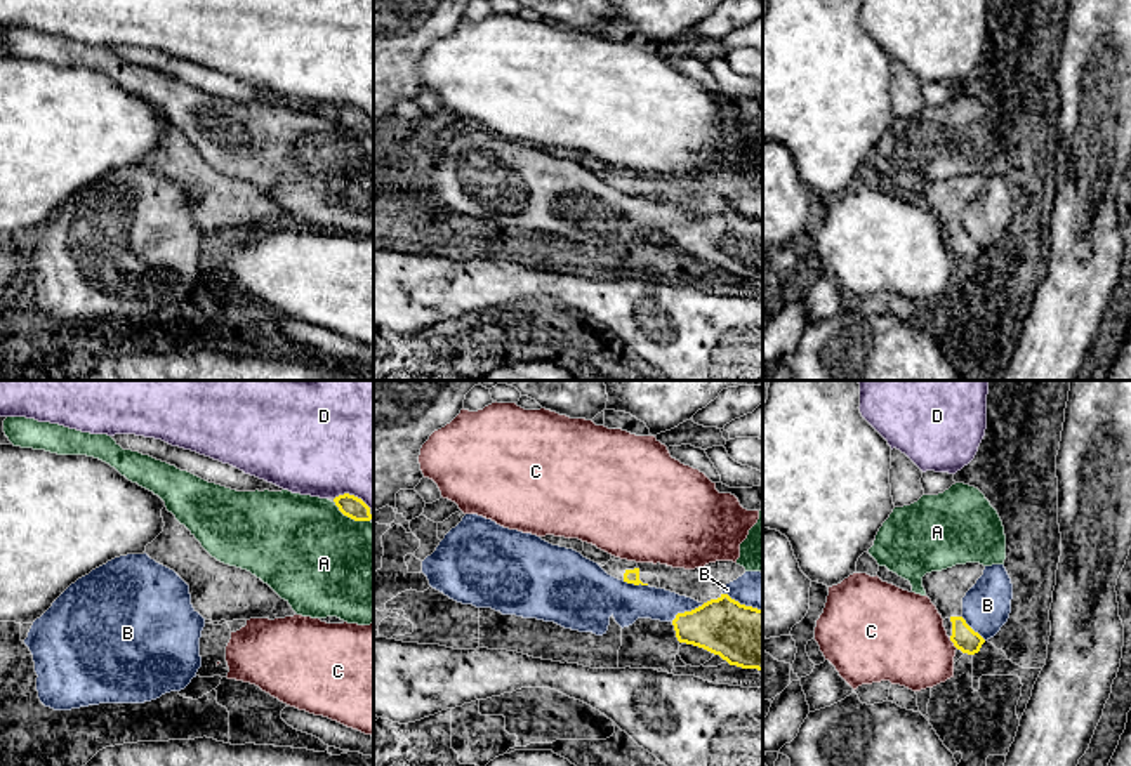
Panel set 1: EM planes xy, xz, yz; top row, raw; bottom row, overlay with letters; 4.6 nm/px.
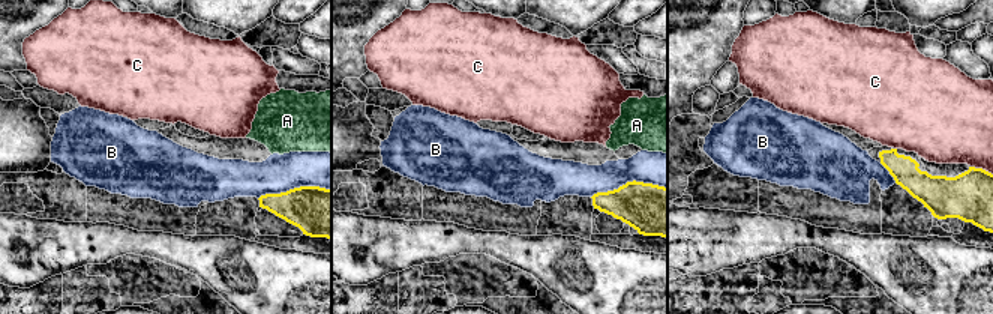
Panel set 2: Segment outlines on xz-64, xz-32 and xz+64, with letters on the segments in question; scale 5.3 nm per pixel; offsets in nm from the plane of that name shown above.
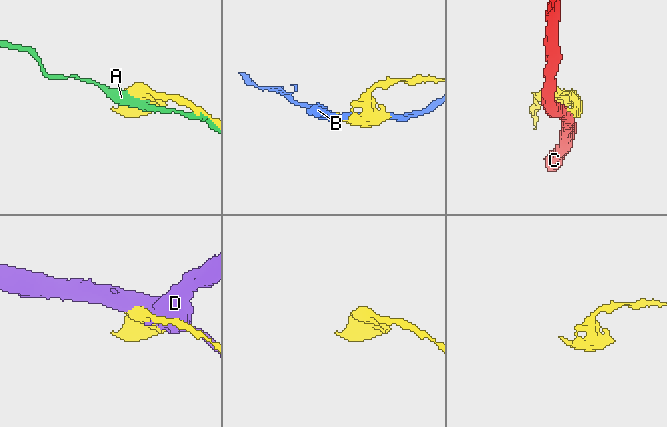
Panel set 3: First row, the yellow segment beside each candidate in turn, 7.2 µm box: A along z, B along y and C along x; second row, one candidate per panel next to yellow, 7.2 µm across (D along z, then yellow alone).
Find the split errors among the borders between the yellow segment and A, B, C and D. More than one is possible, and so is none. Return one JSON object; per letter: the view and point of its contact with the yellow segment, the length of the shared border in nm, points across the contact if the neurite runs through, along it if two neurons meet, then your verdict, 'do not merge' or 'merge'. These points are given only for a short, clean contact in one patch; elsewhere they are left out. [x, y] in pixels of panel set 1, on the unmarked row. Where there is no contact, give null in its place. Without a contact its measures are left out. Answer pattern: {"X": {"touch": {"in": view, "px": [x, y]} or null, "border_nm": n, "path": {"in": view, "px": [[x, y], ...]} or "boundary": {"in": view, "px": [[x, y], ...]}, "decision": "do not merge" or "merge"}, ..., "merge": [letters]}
{"A": {"touch": {"in": "xy", "px": [350, 127]}, "border_nm": 190, "decision": "do not merge"}, "B": {"touch": {"in": "xz", "px": [687, 223]}, "border_nm": 180, "decision": "do not merge"}, "C": {"touch": {"in": "yz", "px": [952, 252]}, "border_nm": 70, "decision": "do not merge"}, "D": {"touch": {"in": "xy", "px": [353, 106]}, "border_nm": 180, "decision": "do not merge"}, "merge": []}

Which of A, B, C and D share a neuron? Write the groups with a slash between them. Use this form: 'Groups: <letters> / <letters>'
Groups: A / B / C / D

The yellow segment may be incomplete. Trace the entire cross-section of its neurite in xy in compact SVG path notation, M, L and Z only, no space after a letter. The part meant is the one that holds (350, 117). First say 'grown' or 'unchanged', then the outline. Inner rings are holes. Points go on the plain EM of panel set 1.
unchanged | M344 104L334 109L339 122L354 132L370 132L370 118L358 108Z

